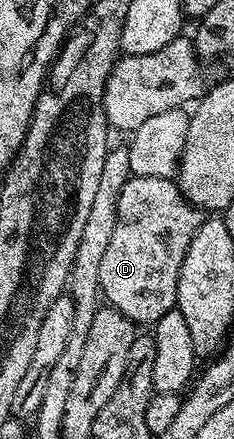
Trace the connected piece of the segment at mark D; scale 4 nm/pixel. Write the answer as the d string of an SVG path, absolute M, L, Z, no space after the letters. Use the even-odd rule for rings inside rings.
M129 177L119 192L111 244L107 244L103 264L99 264L104 301L134 324L156 324L177 305L181 265L202 223L202 211L185 197L173 178Z

